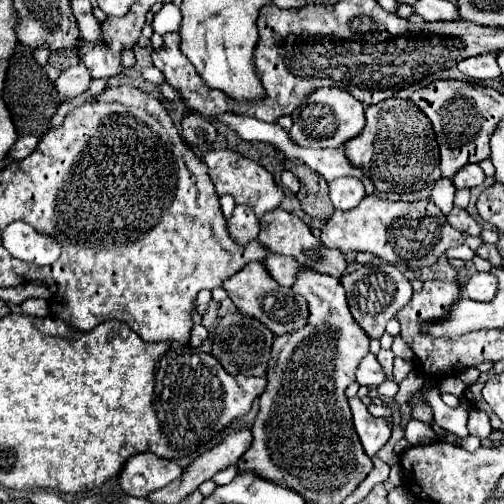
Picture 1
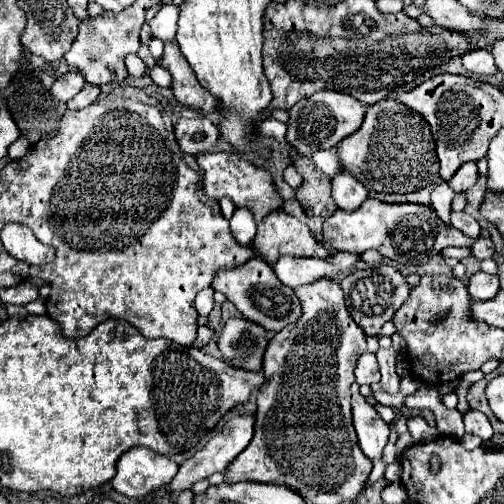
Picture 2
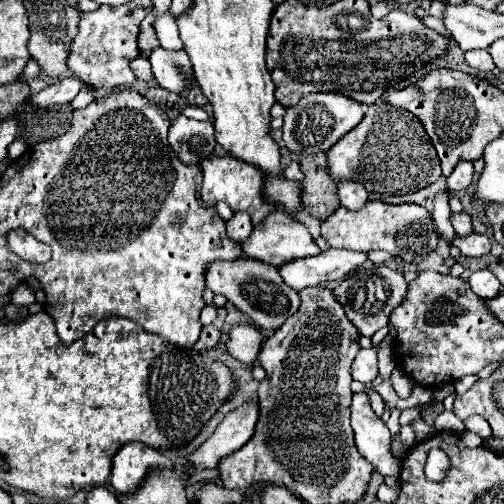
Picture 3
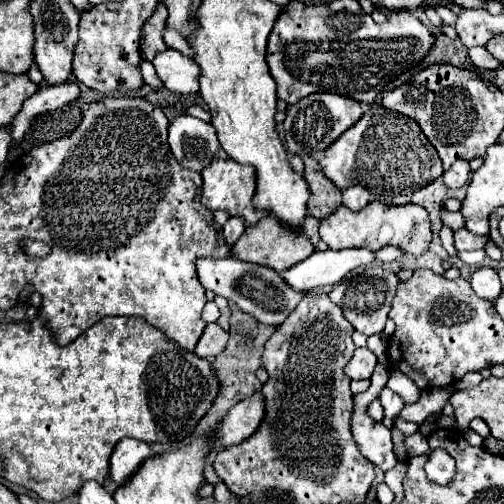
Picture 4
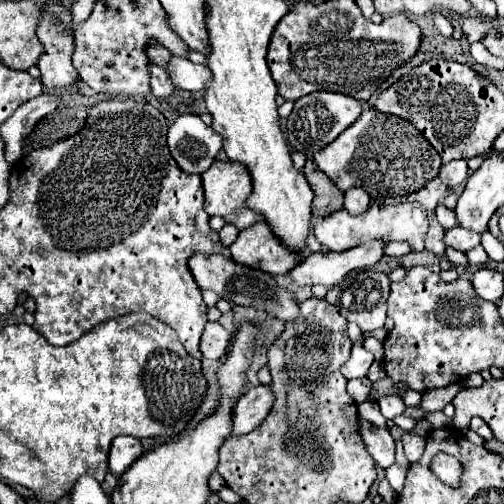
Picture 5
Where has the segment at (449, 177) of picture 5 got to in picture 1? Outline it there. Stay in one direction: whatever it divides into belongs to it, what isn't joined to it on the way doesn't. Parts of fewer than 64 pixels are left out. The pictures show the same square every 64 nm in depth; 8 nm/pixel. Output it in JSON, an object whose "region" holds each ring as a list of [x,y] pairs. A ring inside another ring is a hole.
{"region":[[[466,164],[454,178],[454,186],[456,188],[474,188],[480,186],[486,180],[486,174],[482,172],[482,168],[478,164]]]}

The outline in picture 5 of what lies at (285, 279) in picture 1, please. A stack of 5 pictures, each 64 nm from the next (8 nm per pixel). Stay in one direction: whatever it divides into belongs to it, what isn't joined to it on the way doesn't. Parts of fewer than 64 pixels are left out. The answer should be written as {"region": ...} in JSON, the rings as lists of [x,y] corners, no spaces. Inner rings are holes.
{"region":[[[374,240],[344,252],[316,252],[306,256],[296,268],[292,268],[288,276],[298,286],[336,286],[348,272],[376,266],[384,256],[384,246],[384,240]]]}

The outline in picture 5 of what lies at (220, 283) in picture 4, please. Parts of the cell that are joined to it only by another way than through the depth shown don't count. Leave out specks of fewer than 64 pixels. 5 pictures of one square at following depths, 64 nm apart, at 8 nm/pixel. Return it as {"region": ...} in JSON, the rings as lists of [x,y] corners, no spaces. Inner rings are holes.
{"region":[[[196,252],[188,260],[188,266],[190,266],[200,290],[212,290],[228,302],[234,302],[244,308],[264,310],[268,314],[268,318],[276,318],[276,320],[292,320],[298,312],[298,304],[296,304],[294,294],[288,292],[286,288],[282,288],[272,274],[250,268],[250,266],[242,266],[226,254],[200,254],[200,252]]]}

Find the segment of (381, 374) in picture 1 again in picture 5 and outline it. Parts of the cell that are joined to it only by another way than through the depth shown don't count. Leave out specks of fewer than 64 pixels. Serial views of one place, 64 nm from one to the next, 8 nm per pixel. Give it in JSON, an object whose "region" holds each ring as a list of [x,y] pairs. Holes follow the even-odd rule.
{"region":[[[354,344],[350,360],[340,368],[340,372],[346,378],[366,378],[372,362],[374,362],[374,356],[362,344]]]}

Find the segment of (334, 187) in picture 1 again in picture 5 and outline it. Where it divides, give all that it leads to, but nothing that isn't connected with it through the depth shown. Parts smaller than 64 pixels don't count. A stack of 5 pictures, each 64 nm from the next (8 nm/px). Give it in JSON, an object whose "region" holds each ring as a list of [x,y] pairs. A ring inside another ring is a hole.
{"region":[[[350,188],[344,192],[344,208],[350,212],[350,214],[360,214],[368,208],[368,202],[370,202],[370,196],[366,190],[362,188]]]}

